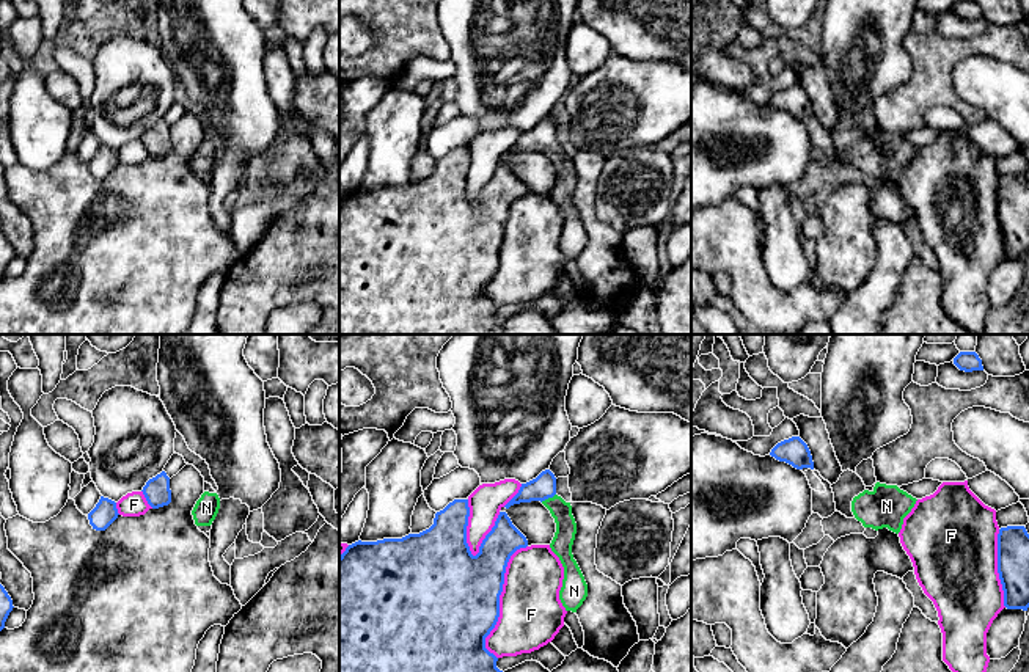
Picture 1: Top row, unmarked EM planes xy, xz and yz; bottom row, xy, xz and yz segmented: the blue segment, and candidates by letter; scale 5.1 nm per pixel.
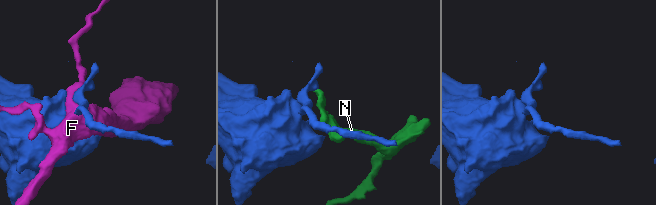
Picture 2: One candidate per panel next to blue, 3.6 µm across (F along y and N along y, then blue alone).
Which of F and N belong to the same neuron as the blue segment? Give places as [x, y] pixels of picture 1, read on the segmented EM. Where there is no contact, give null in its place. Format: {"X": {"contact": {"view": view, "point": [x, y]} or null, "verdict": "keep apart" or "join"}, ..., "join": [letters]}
{"F": {"contact": {"view": "xz", "point": [498, 600]}, "verdict": "keep apart"}, "N": {"contact": {"view": "xz", "point": [547, 498]}, "verdict": "join"}, "join": ["N"]}

